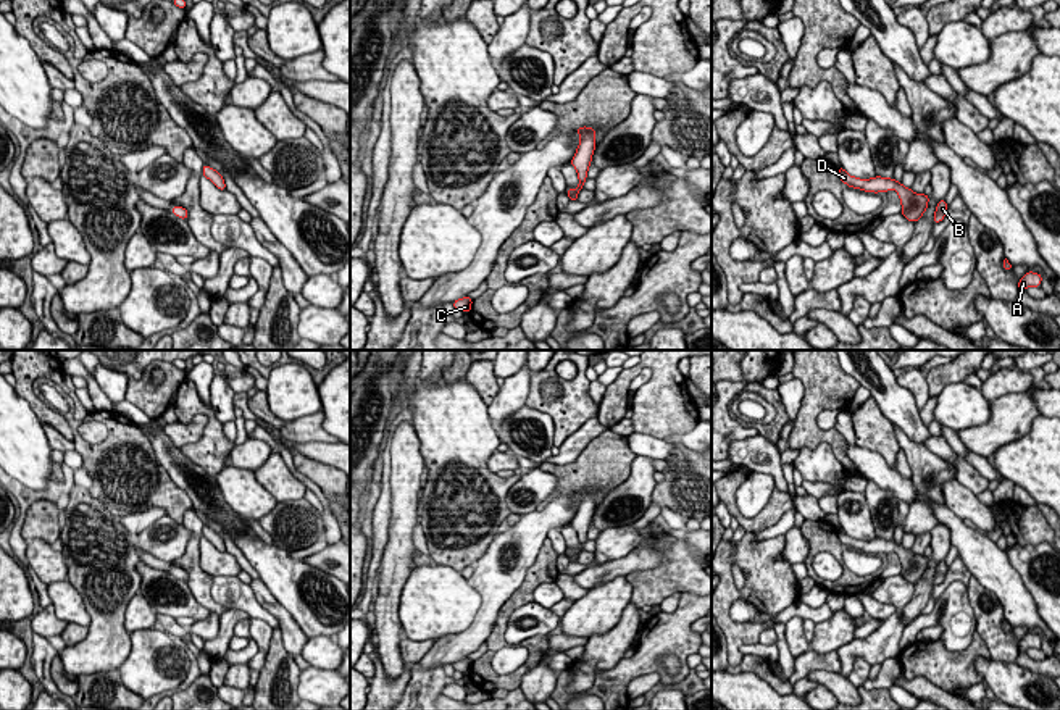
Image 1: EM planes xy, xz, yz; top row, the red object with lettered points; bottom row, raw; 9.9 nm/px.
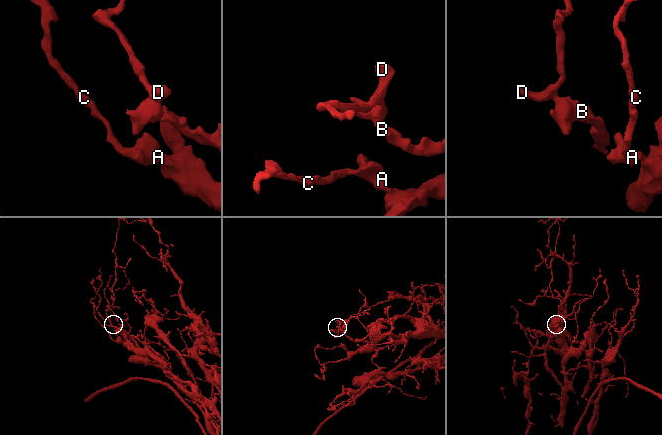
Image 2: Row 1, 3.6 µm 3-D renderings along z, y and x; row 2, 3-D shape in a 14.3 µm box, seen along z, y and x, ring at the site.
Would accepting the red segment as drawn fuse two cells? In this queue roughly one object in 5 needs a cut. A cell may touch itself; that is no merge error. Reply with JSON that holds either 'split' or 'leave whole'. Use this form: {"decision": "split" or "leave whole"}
{"decision": "leave whole"}

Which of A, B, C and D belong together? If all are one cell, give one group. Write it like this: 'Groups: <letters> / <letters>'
Groups: A B C D

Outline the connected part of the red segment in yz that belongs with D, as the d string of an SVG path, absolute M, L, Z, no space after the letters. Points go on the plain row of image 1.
M837 529L839 539L842 544L845 544L849 549L862 550L865 553L887 553L889 550L894 550L902 565L900 574L908 581L916 584L923 574L928 570L929 557L924 555L915 555L910 550L904 549L902 544L897 544L894 539L886 541L881 537L871 539L871 541L858 541L845 534L844 529Z

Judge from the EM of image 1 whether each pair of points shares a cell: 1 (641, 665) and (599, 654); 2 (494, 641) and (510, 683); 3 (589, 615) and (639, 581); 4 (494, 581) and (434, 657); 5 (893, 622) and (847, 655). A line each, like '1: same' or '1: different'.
1: different
2: same
3: different
4: same
5: same

